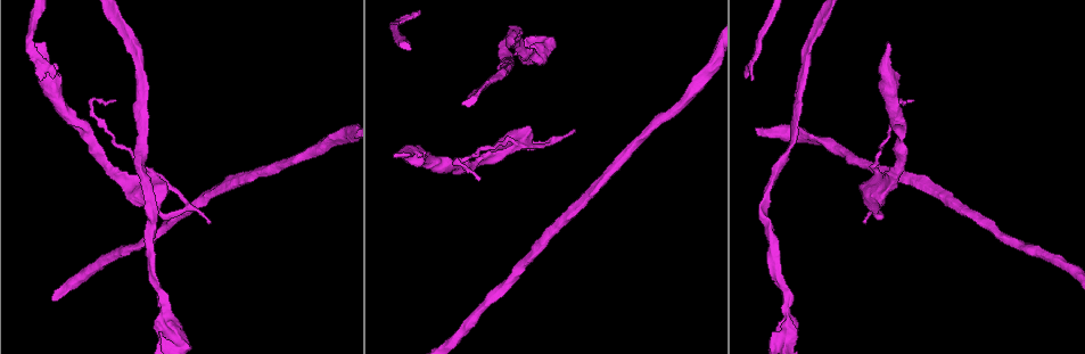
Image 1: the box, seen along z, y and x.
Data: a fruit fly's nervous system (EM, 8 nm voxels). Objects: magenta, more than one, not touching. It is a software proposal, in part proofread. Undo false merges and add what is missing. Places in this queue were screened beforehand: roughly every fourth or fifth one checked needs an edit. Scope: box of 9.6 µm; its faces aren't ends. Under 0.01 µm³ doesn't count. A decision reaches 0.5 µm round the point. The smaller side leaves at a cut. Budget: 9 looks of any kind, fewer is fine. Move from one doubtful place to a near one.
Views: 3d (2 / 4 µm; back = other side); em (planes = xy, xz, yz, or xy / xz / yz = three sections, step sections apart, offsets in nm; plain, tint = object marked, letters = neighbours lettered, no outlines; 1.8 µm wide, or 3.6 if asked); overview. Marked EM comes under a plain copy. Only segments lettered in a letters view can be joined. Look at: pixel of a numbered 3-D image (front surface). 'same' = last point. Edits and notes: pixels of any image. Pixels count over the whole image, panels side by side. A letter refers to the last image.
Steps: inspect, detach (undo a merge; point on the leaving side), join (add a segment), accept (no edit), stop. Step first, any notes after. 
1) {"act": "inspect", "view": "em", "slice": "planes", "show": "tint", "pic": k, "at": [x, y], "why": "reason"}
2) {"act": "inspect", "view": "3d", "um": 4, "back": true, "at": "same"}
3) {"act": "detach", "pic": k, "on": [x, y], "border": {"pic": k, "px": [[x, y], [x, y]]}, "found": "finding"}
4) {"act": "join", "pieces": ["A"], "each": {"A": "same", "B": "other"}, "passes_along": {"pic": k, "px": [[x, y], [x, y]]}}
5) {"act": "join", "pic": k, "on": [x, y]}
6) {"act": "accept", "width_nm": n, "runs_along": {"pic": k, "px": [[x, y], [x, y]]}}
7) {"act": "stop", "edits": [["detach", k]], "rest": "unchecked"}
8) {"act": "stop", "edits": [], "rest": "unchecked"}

{"act": "inspect", "view": "3d", "um": 2, "pic": 1, "at": [396, 154], "why": "free end"}

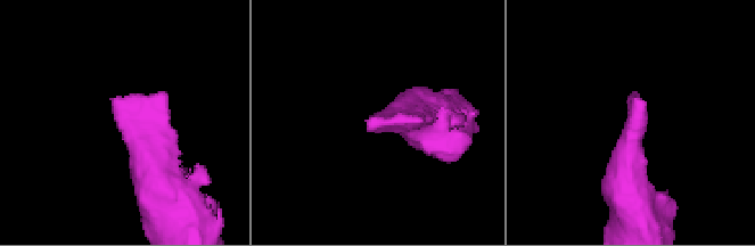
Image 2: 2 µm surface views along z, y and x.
{"act": "inspect", "view": "em", "slice": "yz", "step": 8, "show": "letters", "pic": 2, "at": [643, 100], "why": "shape alone is not enough"}

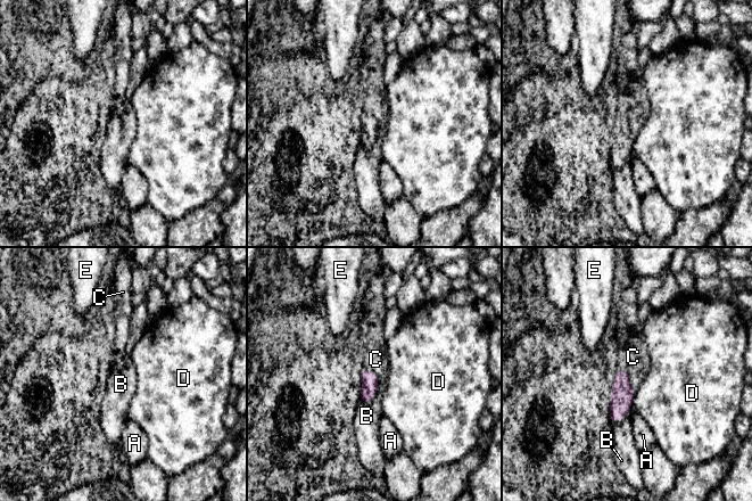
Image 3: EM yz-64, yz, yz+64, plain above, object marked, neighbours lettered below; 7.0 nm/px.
{"act": "join", "pic": 3, "on": [633, 356], "each": {"A": "other", "B": "other", "C": "same", "D": "other", "E": "other"}, "passes_along": {"pic": 3, "px": [[620, 402], [628, 378], [633, 356]]}, "found": "it goes on there"}

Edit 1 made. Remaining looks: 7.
{"act": "inspect", "view": "overview"}

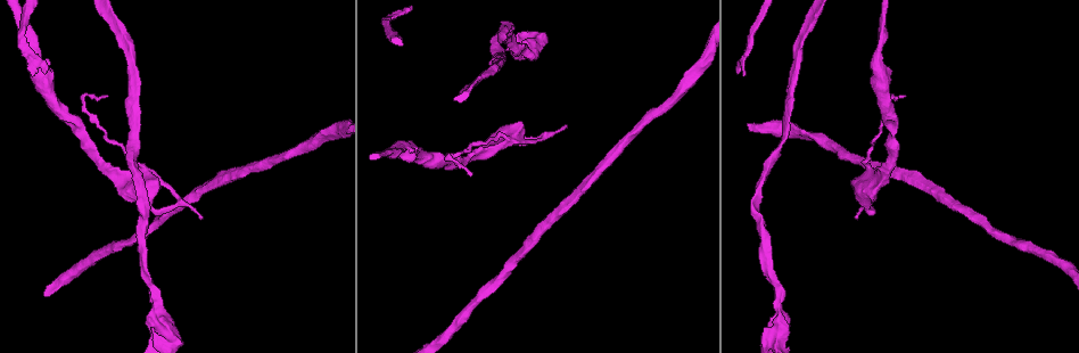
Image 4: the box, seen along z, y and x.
{"act": "inspect", "view": "3d", "um": 4, "pic": 4, "at": [120, 180], "why": "calibre changes"}

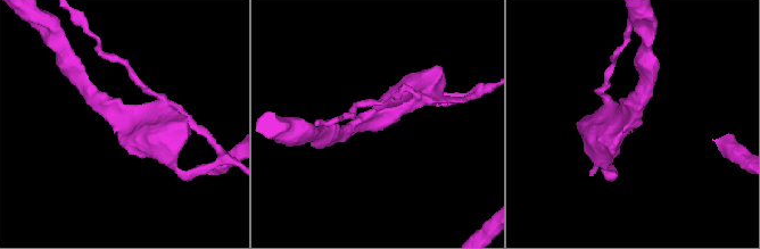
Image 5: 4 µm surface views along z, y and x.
{"act": "inspect", "view": "em", "slice": "planes", "show": "letters", "pic": 5, "at": [631, 120], "arm_widths_nm": [190, 460], "why": "now the EM"}

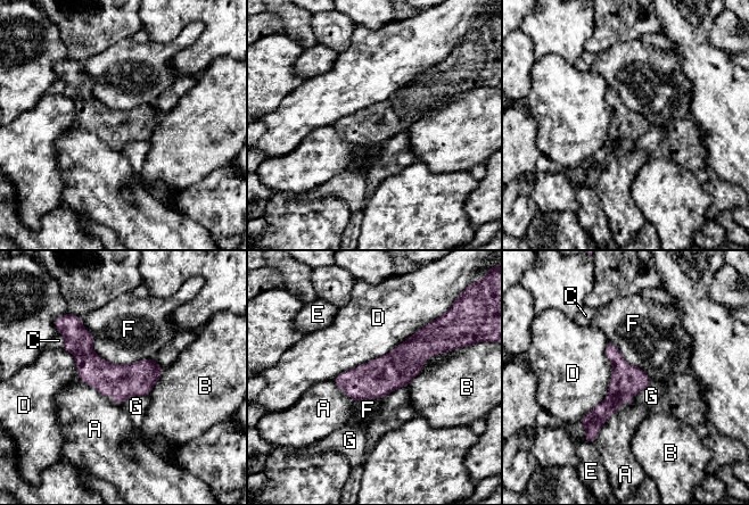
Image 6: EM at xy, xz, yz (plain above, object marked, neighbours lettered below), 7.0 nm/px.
{"act": "accept", "each": {"A": "other", "B": "other", "C": "other", "D": "other", "E": "other", "F": "other", "G": "other"}, "border": {"pic": 6, "px": [[81, 317], [107, 361], [153, 358]]}, "found": "one cell here"}

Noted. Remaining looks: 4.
{"act": "inspect", "view": "3d", "um": 4, "back": true, "pic": 4, "at": [906, 96], "why": "thin end"}

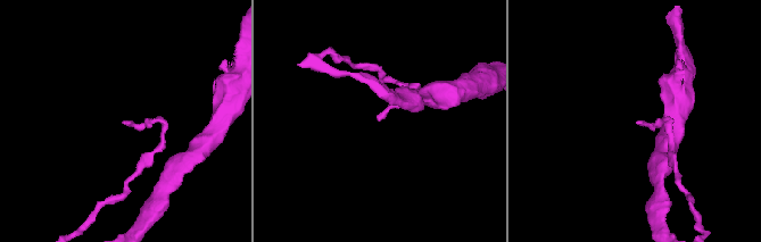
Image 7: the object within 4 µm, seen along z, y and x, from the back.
{"act": "inspect", "view": "em", "slice": "planes", "show": "letters", "pic": 7, "at": [123, 121]}

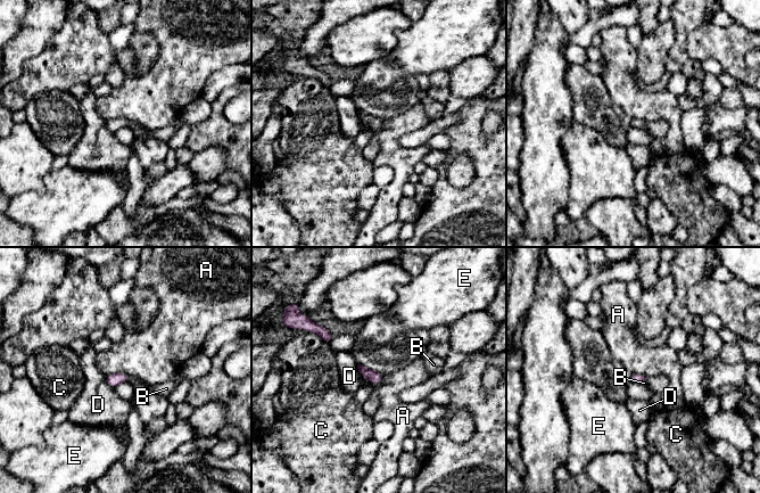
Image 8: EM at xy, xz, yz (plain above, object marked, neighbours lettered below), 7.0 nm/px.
{"act": "accept", "each": {"A": "other", "B": "other", "C": "other", "D": "other", "E": "other"}, "found": "none of them fits"}

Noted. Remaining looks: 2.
{"act": "inspect", "view": "3d", "um": 2, "pic": 4, "at": [778, 333], "why": "calibre changes"}

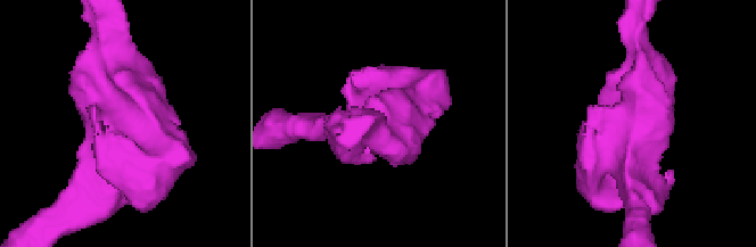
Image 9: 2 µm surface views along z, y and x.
{"act": "inspect", "view": "em", "slice": "planes", "show": "letters", "pic": 9, "at": [117, 127]}

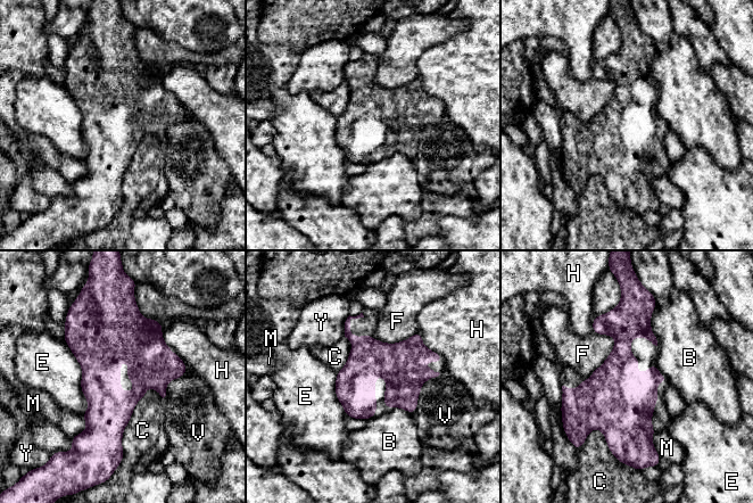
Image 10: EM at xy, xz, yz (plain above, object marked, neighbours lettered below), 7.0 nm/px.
{"act": "accept", "each": {"B": "other", "C": "other", "E": "other", "F": "other", "H": "other", "M": "other", "V": "other", "Y": "other"}, "border": {"pic": 10, "px": [[151, 387], [123, 431], [122, 456]]}, "found": "one cell here"}

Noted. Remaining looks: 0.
{"act": "stop", "edits": [["join", 3]], "rest": "unchecked"}

